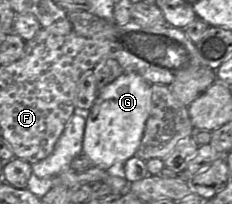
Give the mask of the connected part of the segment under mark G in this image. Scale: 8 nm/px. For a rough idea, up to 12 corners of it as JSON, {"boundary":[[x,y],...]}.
{"boundary":[[123,72],[97,94],[83,153],[94,166],[136,155],[151,85]]}

